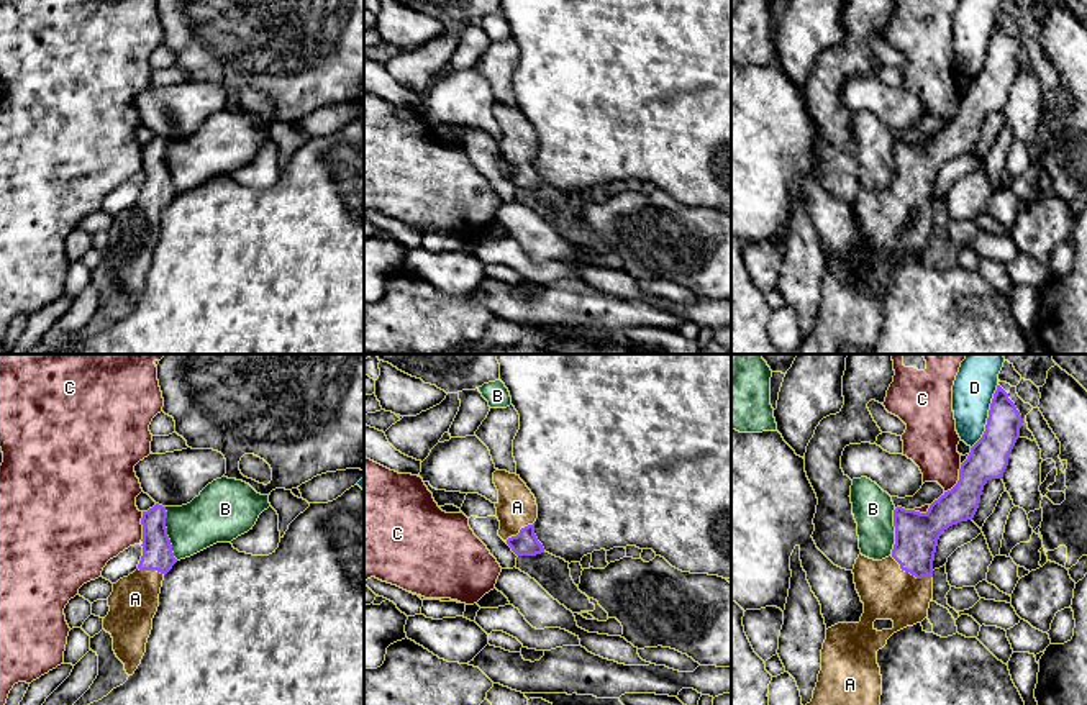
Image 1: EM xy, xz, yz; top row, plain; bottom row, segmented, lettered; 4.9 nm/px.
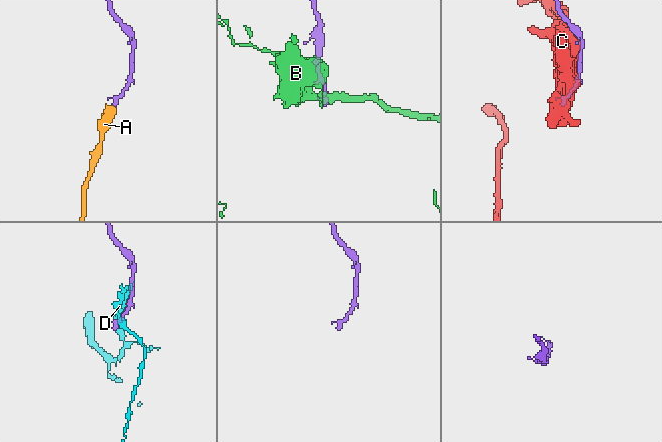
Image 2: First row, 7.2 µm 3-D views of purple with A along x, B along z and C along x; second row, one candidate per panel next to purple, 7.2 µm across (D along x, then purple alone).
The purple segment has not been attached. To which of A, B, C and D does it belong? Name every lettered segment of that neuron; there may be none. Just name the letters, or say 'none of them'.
A

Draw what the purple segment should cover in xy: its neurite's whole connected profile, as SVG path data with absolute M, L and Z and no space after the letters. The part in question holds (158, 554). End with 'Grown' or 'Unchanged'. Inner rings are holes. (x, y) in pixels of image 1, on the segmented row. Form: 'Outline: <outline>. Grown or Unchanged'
Outline: M156 503L143 512L143 556L138 569L113 584L107 598L110 612L103 630L113 638L113 651L133 675L146 653L152 618L159 607L164 575L177 562L166 528L166 507Z. Grown

